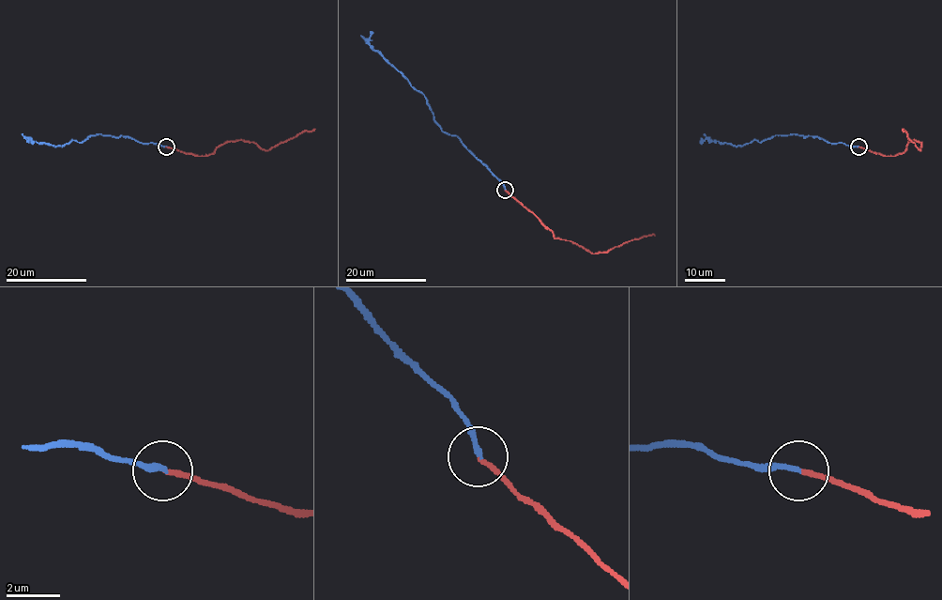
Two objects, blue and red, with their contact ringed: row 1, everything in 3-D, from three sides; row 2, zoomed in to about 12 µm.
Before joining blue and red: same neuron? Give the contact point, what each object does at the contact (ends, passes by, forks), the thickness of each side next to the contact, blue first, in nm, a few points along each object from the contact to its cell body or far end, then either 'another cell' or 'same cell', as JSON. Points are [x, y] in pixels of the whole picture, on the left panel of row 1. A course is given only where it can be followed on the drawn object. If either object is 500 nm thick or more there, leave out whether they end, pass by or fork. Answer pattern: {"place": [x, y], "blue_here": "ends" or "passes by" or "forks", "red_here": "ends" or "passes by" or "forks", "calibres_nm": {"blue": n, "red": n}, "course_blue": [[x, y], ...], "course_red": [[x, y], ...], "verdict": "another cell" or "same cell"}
{"place": [166, 146], "blue_here": "ends", "red_here": "ends", "calibres_nm": {"blue": 170, "red": 150}, "course_blue": [[165, 146], [101, 133], [62, 146], [28, 139], [32, 143]], "course_red": [[165, 146], [206, 156], [231, 141], [244, 140], [269, 150], [305, 130], [315, 129]], "verdict": "same cell"}

